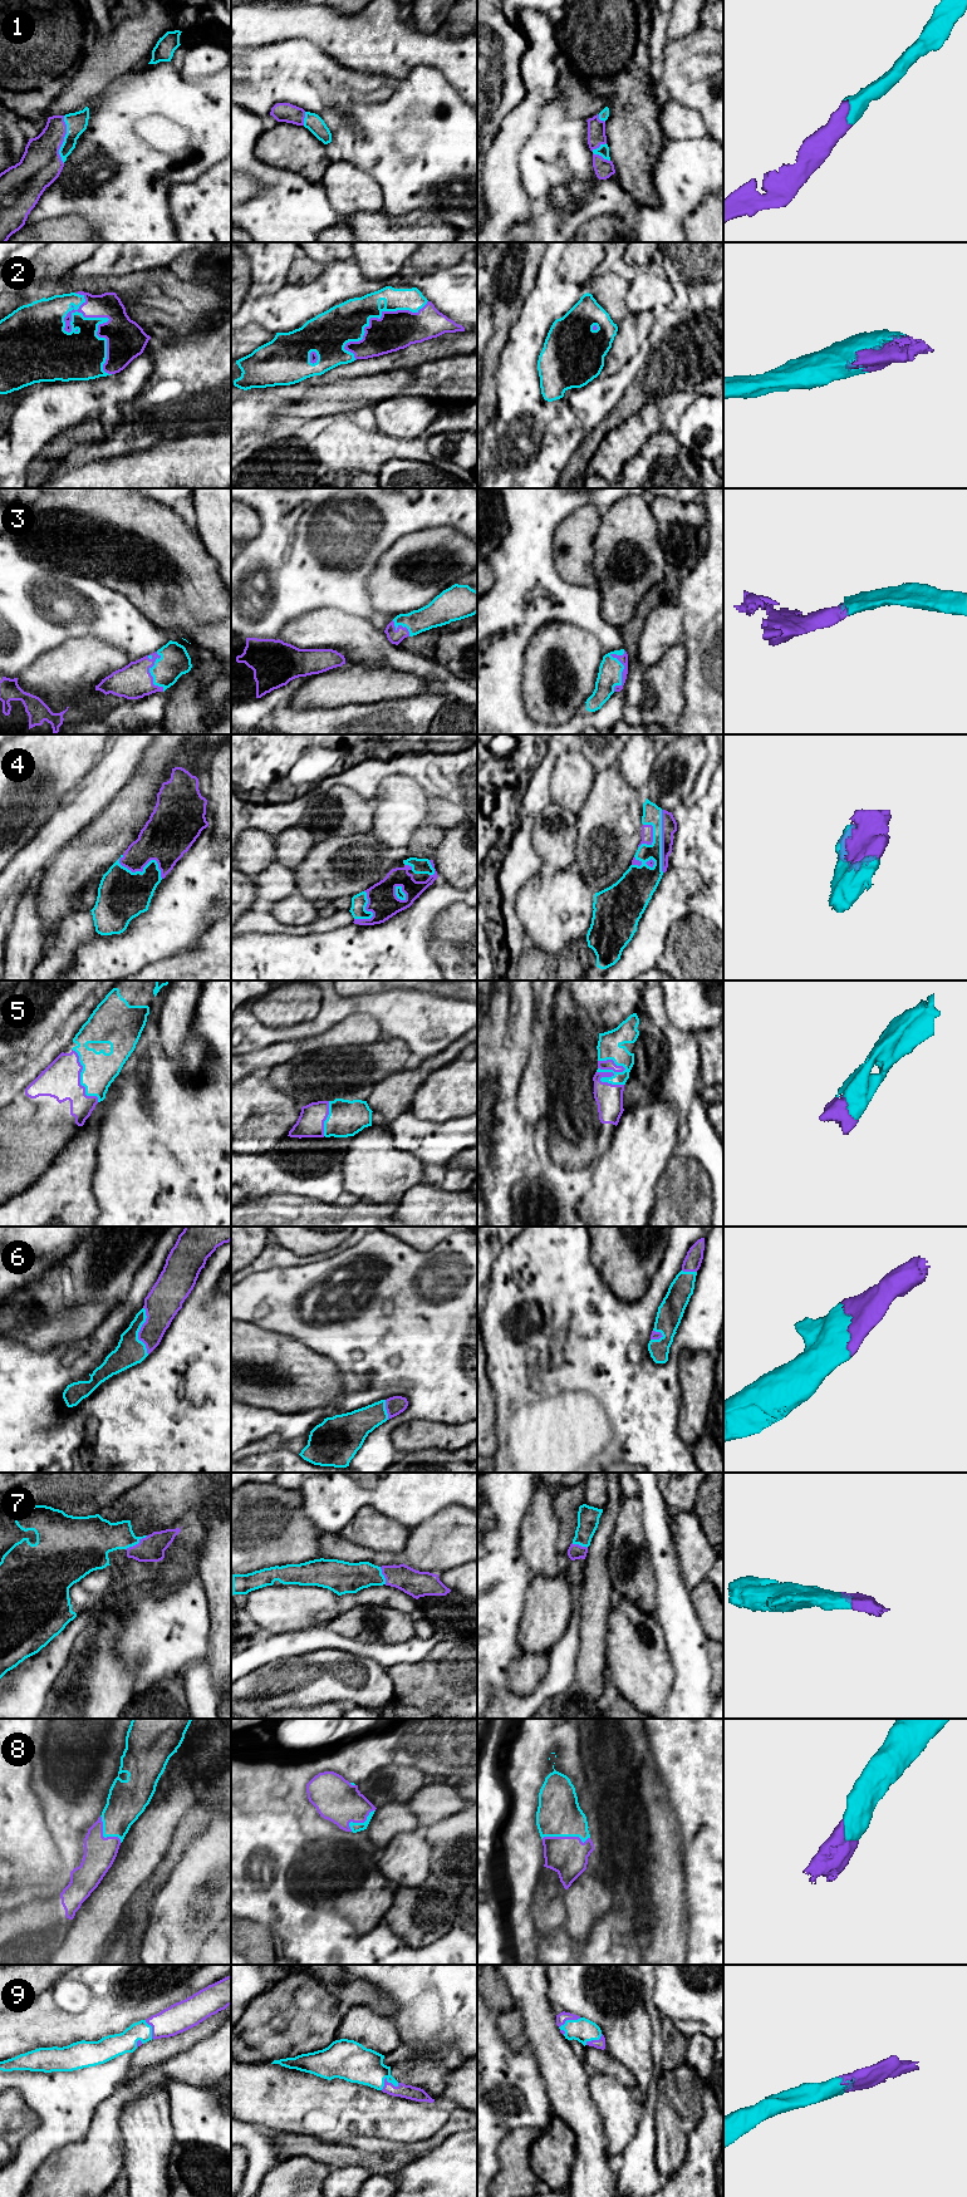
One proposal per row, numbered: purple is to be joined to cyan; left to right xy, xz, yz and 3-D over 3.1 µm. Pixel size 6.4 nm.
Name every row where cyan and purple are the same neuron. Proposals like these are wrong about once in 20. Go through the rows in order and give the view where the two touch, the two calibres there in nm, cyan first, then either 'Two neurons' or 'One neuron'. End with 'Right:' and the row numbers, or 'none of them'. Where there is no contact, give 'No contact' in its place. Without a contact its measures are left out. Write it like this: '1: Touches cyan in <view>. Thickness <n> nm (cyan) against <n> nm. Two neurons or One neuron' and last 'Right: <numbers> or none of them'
1: Touches cyan in xy. Thickness 130 nm (cyan) against 260 nm. One neuron
2: Touches cyan in xy. Thickness 300 nm (cyan) against 240 nm. One neuron
3: Touches cyan in yz. Thickness 150 nm (cyan) against 60 nm. One neuron
4: Touches cyan in xy. Thickness 320 nm (cyan) against 320 nm. One neuron
5: Touches cyan in yz. Thickness 150 nm (cyan) against 180 nm. One neuron
6: Touches cyan in xy. Thickness 180 nm (cyan) against 220 nm. One neuron
7: Touches cyan in xy. Thickness 240 nm (cyan) against 160 nm. One neuron
8: Touches cyan in yz. Thickness 280 nm (cyan) against 260 nm. One neuron
9: Touches cyan in yz. Thickness 150 nm (cyan) against 70 nm. One neuron
Right: 1, 2, 3, 4, 5, 6, 7, 8, 9

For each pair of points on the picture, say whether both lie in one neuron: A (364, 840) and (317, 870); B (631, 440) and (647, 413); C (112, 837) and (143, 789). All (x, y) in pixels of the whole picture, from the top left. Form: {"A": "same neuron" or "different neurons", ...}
{"A": "same neuron", "B": "same neuron", "C": "same neuron"}

